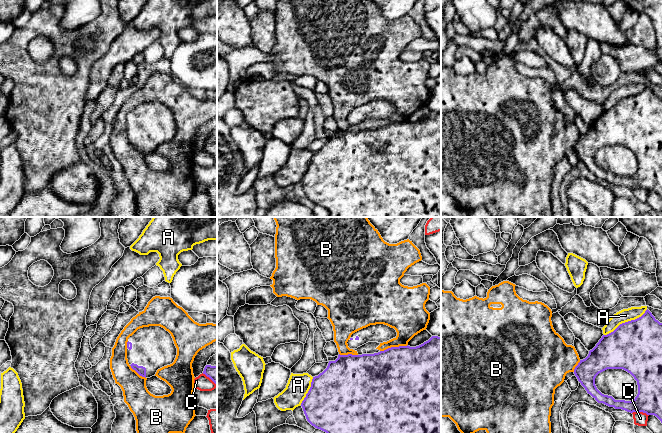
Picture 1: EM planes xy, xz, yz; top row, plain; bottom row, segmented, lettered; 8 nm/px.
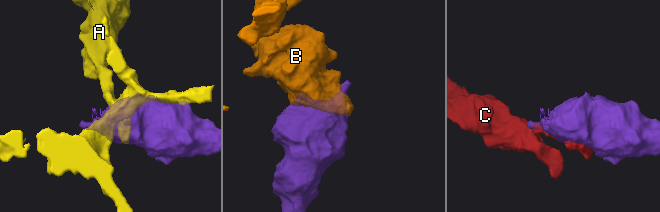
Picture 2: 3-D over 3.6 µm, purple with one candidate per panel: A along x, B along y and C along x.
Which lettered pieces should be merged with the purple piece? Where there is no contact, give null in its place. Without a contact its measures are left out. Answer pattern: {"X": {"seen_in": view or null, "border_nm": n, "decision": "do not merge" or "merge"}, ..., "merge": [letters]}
{"A": {"seen_in": "yz", "border_nm": 400, "decision": "do not merge"}, "B": {"seen_in": "xz", "border_nm": 240, "decision": "do not merge"}, "C": {"seen_in": "yz", "border_nm": 140, "decision": "do not merge"}, "merge": []}

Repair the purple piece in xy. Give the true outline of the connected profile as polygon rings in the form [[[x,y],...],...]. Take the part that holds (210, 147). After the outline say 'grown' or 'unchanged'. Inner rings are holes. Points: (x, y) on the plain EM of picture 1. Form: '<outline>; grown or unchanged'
[[[206,141],[203,147],[217,161],[217,142]]]; unchanged

